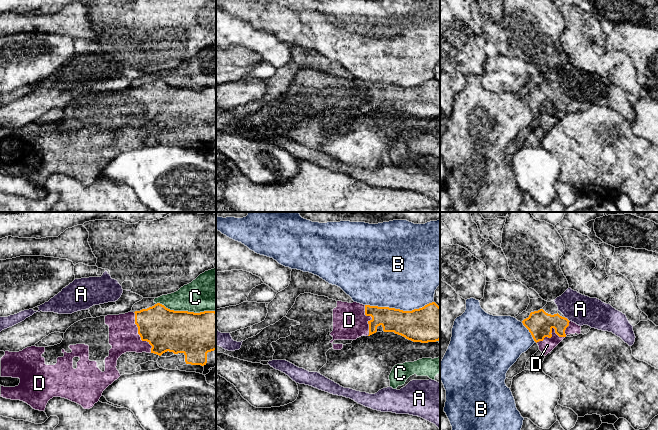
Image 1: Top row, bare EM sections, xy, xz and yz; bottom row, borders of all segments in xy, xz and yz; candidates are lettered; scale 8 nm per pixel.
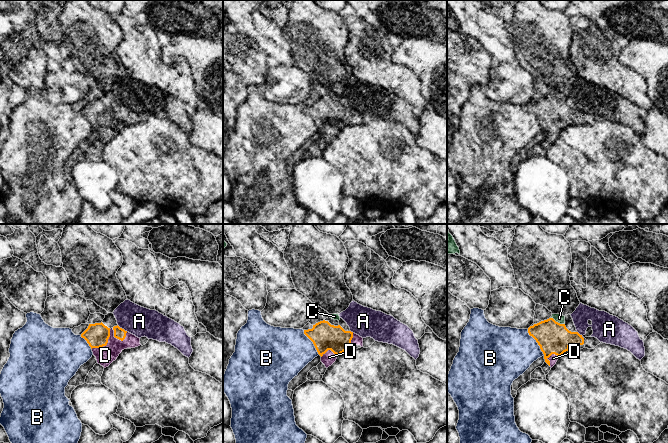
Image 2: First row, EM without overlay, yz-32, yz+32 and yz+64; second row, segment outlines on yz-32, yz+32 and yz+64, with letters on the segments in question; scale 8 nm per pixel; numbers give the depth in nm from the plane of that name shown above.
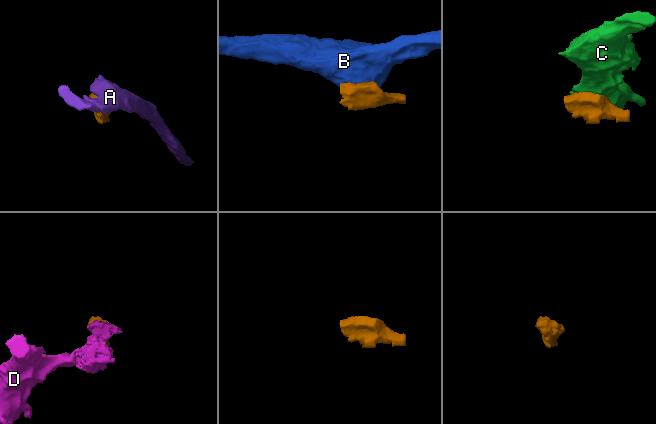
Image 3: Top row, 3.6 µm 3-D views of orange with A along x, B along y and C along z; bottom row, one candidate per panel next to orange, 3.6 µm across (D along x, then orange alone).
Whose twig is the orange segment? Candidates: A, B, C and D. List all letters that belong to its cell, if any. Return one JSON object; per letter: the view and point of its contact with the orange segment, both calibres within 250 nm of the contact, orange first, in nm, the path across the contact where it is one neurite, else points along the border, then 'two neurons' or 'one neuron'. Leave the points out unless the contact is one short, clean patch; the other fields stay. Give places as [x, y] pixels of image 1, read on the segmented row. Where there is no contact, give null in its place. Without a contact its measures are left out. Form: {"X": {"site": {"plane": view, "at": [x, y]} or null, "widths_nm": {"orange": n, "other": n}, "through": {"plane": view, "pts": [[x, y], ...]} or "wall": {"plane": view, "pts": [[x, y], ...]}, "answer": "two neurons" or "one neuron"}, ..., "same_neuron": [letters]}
{"A": {"site": {"plane": "yz", "at": [567, 319]}, "widths_nm": {"orange": 200, "other": 240}, "wall": {"plane": "yz", "pts": [[564, 316], [569, 321]]}, "answer": "two neurons"}, "B": {"site": {"plane": "xz", "at": [399, 309]}, "widths_nm": {"orange": 280, "other": 500}, "answer": "two neurons"}, "C": {"site": {"plane": "xy", "at": [186, 311]}, "widths_nm": {"orange": 360, "other": 320}, "answer": "two neurons"}, "D": {"site": {"plane": "yz", "at": [555, 330]}, "widths_nm": {"orange": 200, "other": 110}, "answer": "one neuron"}, "same_neuron": ["D"]}

